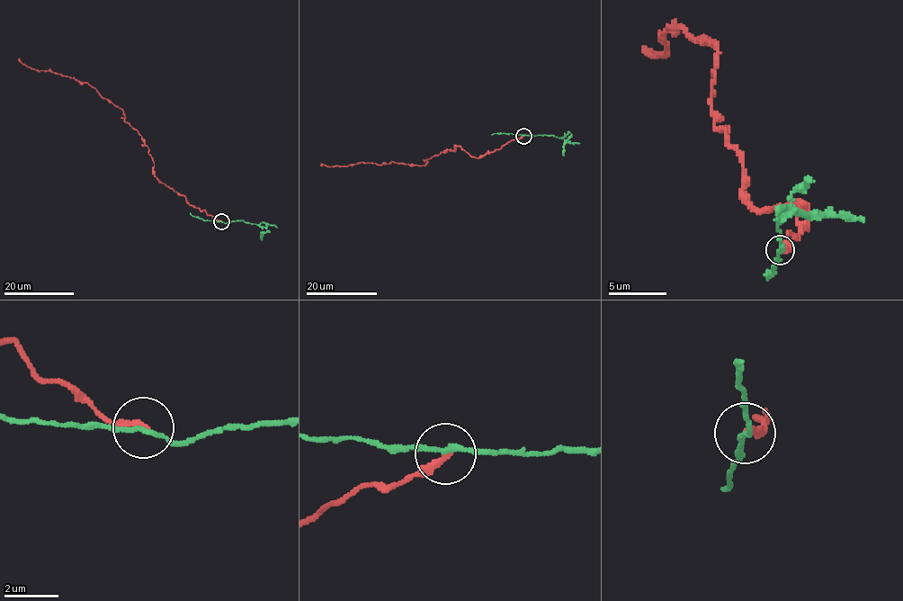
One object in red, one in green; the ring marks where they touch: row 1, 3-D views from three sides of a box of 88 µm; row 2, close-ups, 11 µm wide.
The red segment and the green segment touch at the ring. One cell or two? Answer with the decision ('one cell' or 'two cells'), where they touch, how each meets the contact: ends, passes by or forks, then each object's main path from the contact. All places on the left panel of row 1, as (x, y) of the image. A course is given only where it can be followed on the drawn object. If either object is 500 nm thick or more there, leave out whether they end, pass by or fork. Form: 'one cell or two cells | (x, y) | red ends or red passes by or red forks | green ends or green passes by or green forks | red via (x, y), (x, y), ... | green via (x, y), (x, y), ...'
two cells | (221, 221) | red ends | green passes by | red via (221, 221), (160, 182), (148, 148), (120, 109), (87, 83), (31, 68), (19, 58) | green via (221, 221), (244, 220), (260, 225), (269, 232), (262, 234), (262, 240)

